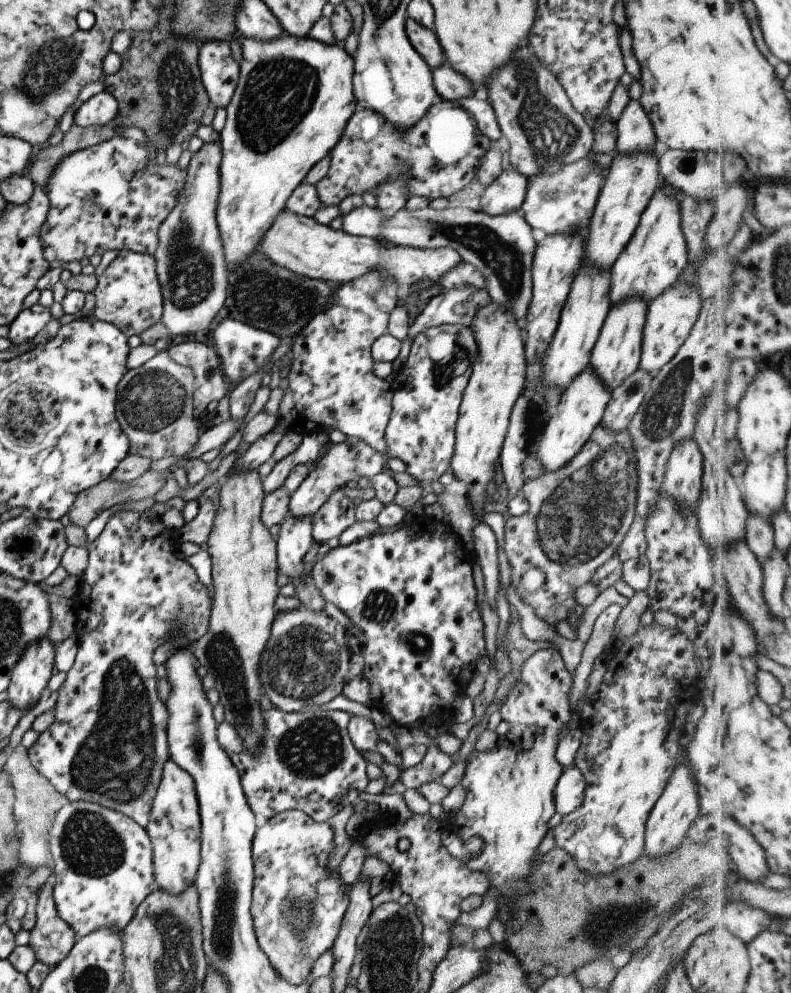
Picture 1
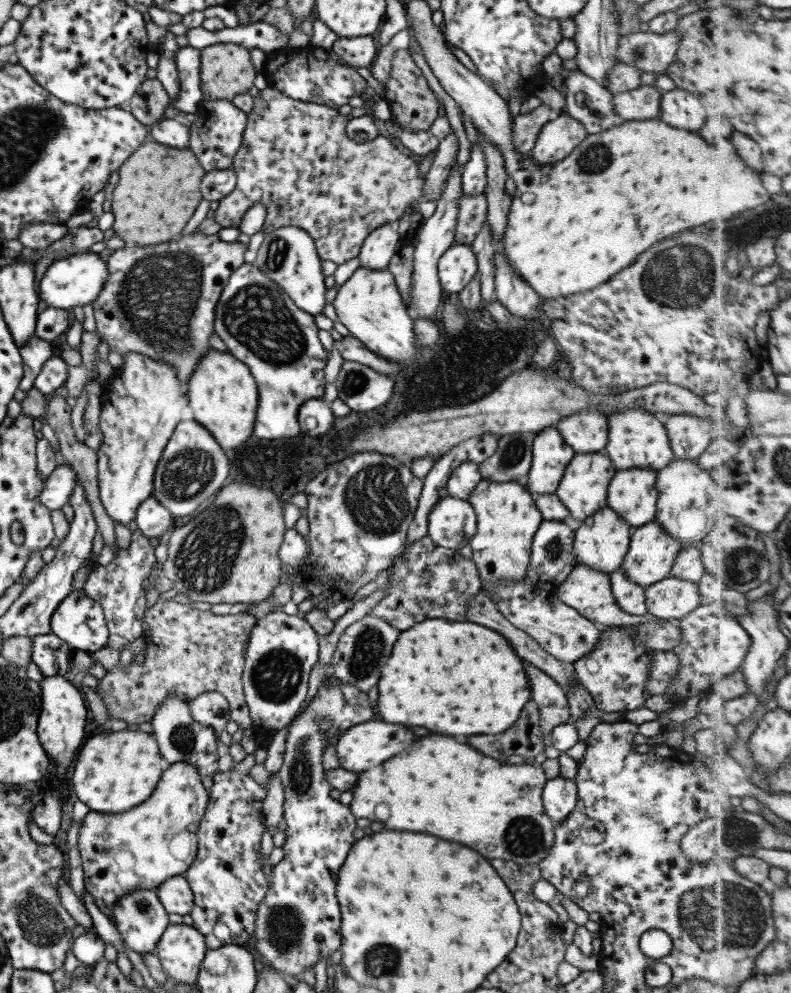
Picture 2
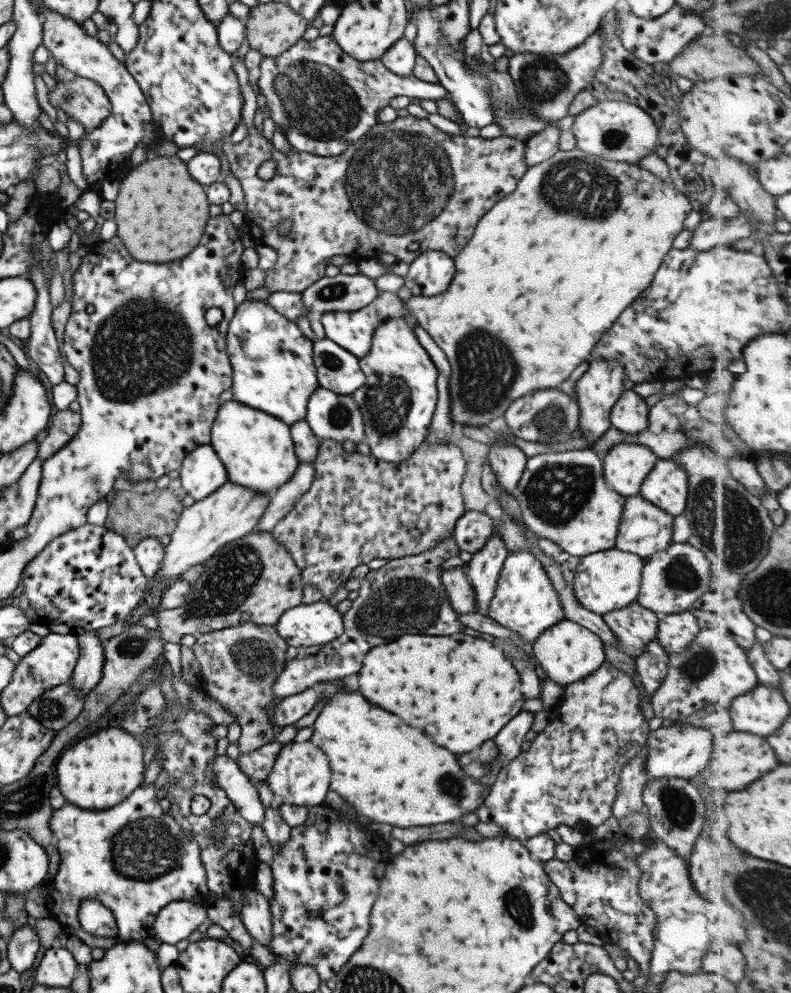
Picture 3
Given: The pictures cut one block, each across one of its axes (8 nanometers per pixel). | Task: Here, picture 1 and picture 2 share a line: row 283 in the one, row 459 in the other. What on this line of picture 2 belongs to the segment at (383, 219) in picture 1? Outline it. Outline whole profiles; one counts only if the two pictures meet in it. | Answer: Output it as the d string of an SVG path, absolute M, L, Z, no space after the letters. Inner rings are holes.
M507 434L496 443L492 456L478 465L483 480L495 482L515 480L524 485L532 458L532 442L535 434Z

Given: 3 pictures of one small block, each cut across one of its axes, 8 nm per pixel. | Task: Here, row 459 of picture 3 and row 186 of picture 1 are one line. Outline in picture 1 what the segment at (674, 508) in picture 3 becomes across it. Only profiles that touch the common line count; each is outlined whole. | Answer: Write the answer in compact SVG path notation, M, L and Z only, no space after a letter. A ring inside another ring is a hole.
M661 183L651 194L647 206L640 215L638 226L625 249L619 254L609 270L608 300L611 307L619 305L626 299L640 299L644 302L651 302L657 298L663 290L667 290L678 278L679 273L687 266L687 249L685 238L681 230L681 216L679 216L679 204L673 198L671 190L675 190L668 183Z

